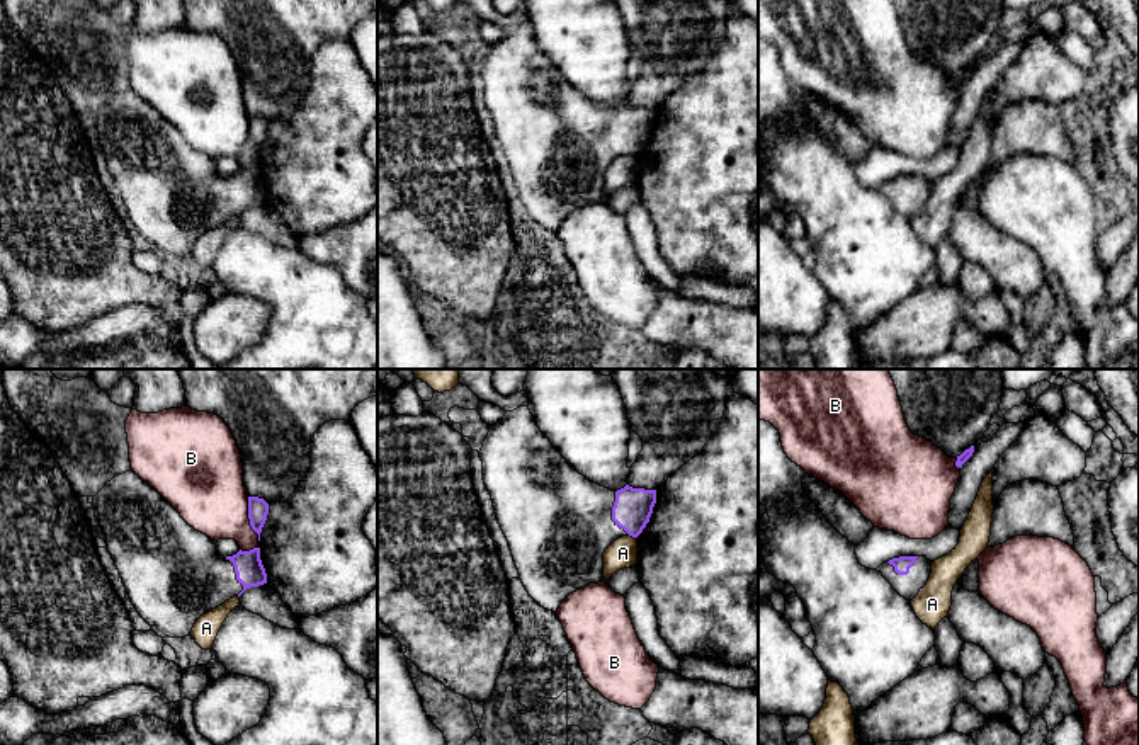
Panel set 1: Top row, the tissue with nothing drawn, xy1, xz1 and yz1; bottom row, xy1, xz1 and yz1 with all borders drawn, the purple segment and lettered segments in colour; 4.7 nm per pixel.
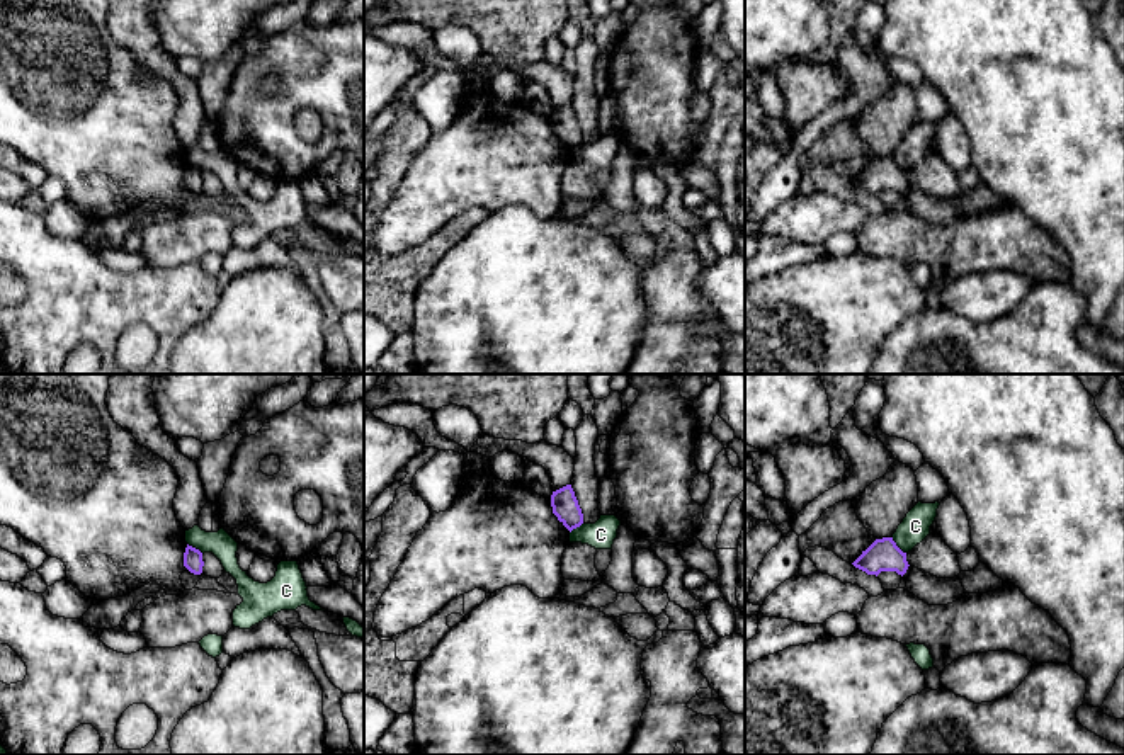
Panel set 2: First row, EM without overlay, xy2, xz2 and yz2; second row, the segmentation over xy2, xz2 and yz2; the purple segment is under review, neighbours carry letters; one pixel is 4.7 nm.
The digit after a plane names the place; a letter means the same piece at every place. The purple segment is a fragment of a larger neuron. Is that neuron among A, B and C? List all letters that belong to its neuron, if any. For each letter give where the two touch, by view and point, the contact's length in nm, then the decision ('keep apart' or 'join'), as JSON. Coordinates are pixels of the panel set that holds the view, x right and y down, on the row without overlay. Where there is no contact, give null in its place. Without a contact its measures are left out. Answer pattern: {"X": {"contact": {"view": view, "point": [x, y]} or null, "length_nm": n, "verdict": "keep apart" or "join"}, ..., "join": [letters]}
{"A": {"contact": {"view": "xz1", "point": [633, 155]}, "length_nm": 50, "verdict": "keep apart"}, "B": {"contact": {"view": "xy1", "point": [249, 136]}, "length_nm": 220, "verdict": "keep apart"}, "C": {"contact": {"view": "yz2", "point": [896, 165]}, "length_nm": 100, "verdict": "keep apart"}, "join": []}

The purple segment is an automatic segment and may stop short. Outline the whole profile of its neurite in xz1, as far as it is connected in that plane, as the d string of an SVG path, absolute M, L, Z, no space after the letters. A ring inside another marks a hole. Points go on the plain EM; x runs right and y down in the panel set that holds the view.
M529 26L507 31L490 44L479 77L483 99L520 199L529 214L552 231L570 213L605 201L605 168L622 155L638 156L656 122L656 109L626 104L612 111L580 94L541 51Z

